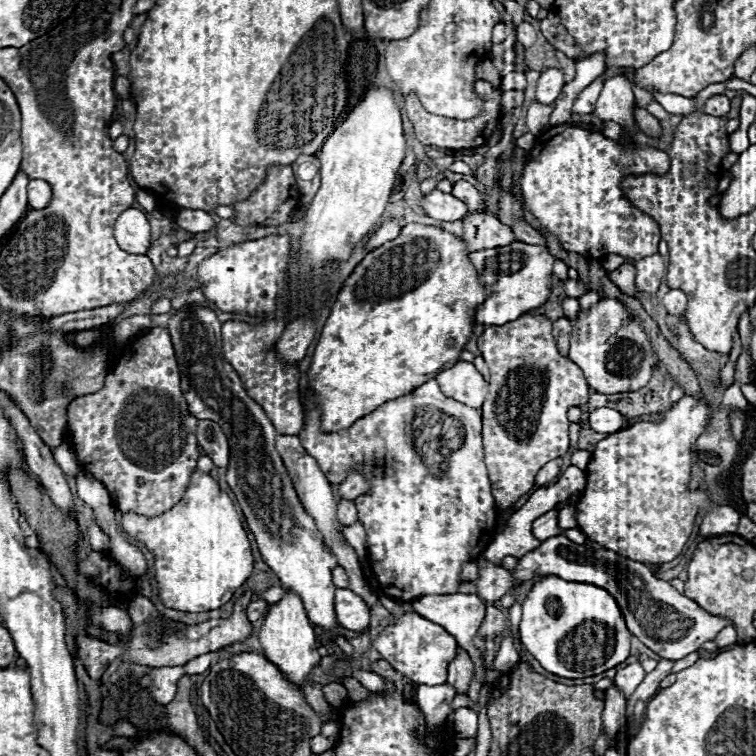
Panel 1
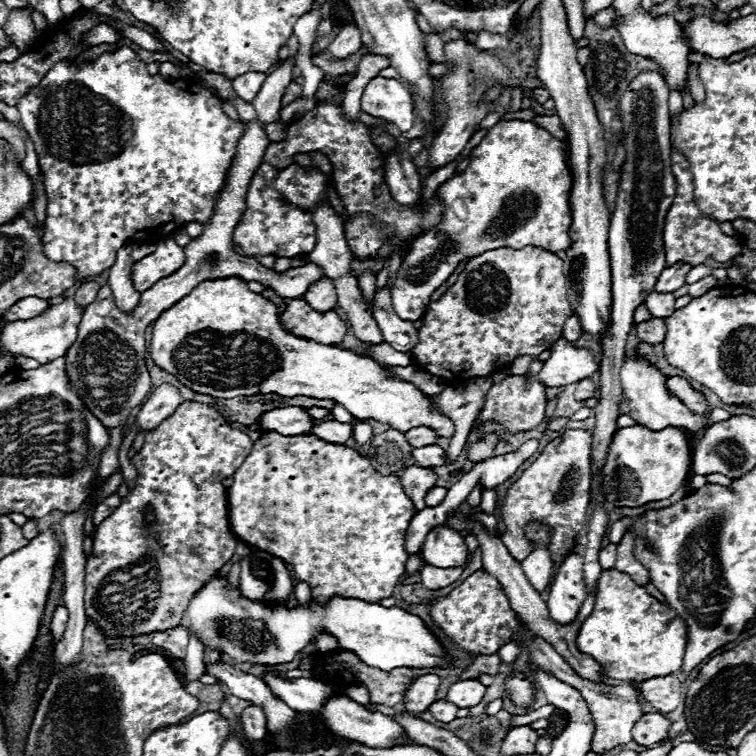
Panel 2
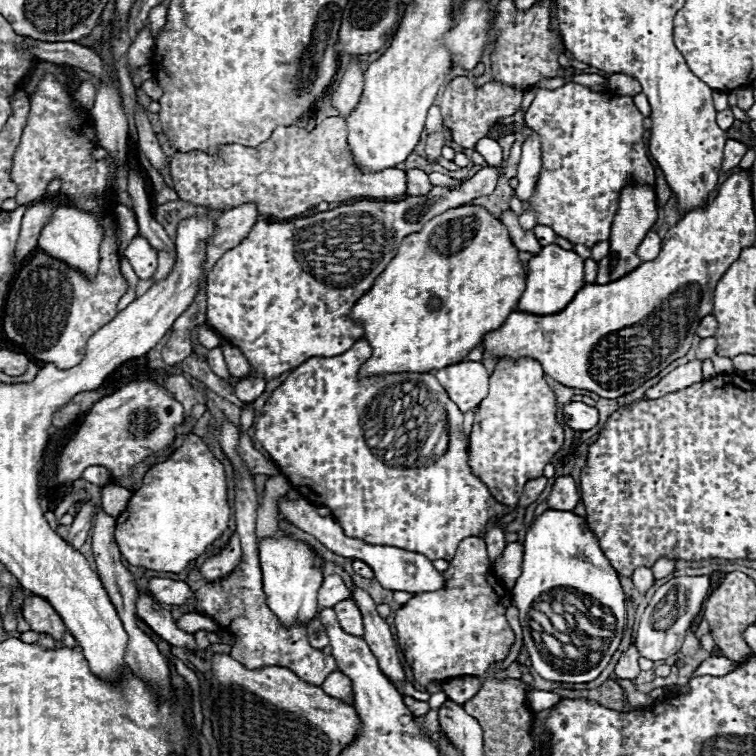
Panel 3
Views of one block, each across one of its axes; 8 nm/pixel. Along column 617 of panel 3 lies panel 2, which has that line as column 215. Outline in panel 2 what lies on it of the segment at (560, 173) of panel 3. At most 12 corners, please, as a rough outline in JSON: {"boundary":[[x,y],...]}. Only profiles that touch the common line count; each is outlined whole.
{"boundary":[[126,46],[16,108],[44,254],[208,224],[244,122]]}

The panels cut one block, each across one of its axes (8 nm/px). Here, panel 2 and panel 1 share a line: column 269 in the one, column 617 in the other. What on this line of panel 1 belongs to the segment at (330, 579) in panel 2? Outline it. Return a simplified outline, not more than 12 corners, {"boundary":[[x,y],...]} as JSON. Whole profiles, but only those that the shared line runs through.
{"boundary":[[684,394],[596,444],[578,528],[642,564],[672,562],[698,512],[688,490],[714,406]]}

